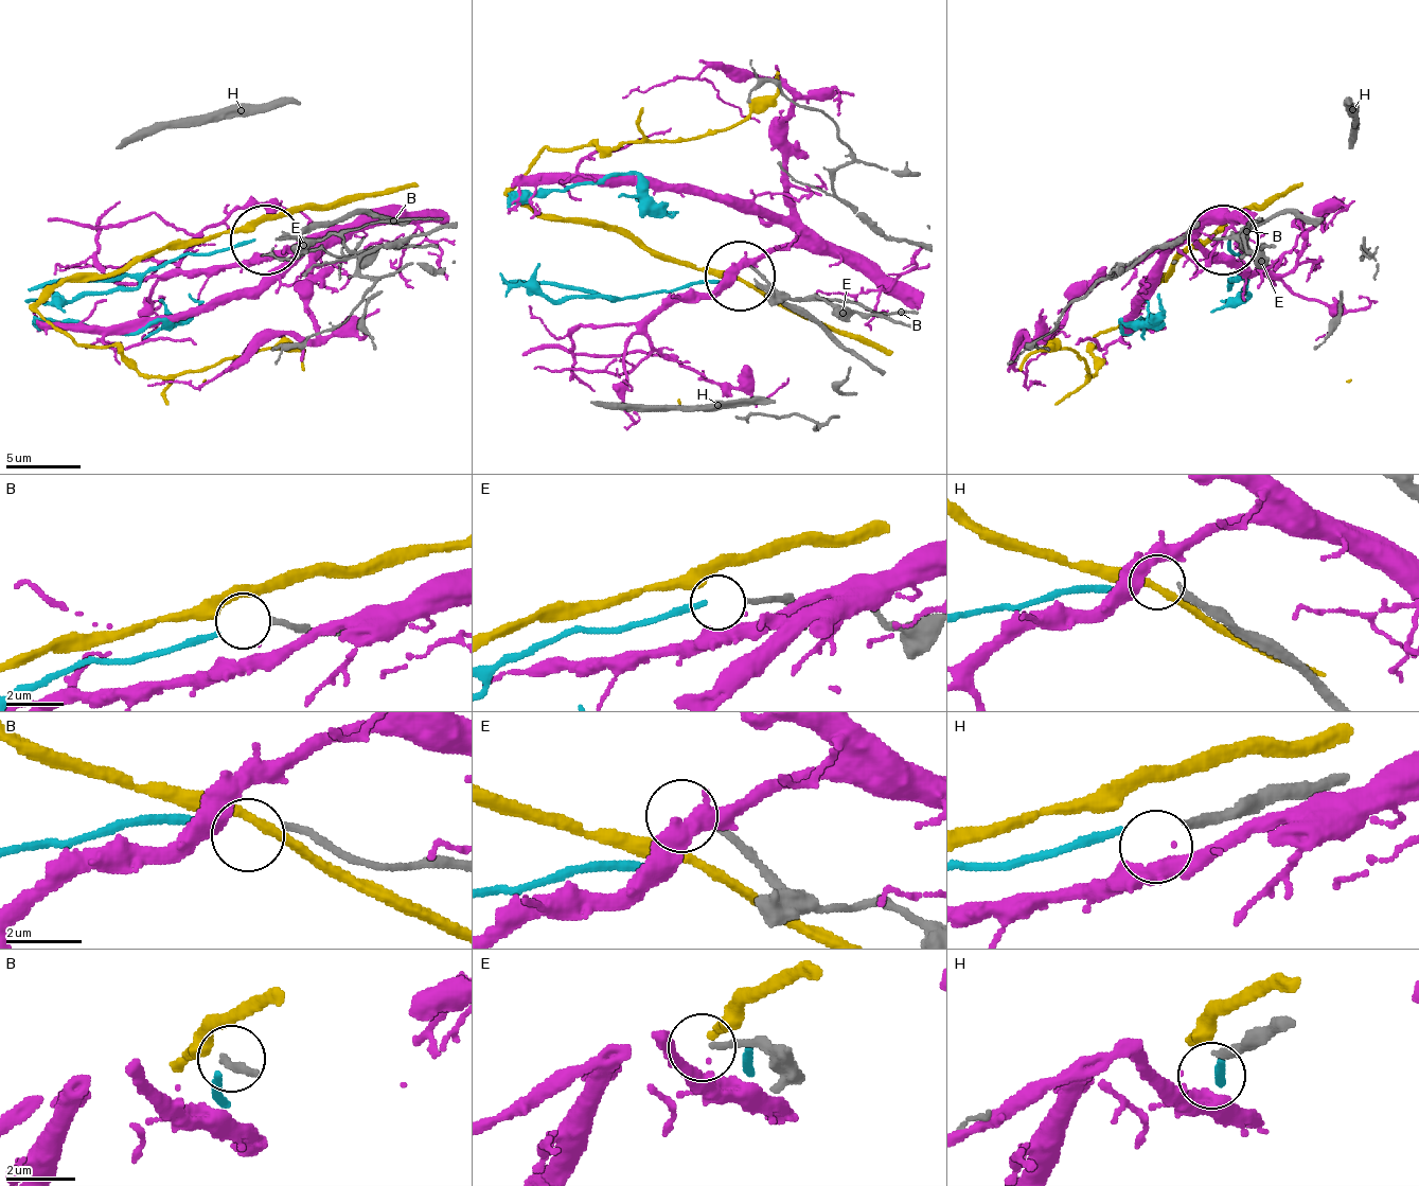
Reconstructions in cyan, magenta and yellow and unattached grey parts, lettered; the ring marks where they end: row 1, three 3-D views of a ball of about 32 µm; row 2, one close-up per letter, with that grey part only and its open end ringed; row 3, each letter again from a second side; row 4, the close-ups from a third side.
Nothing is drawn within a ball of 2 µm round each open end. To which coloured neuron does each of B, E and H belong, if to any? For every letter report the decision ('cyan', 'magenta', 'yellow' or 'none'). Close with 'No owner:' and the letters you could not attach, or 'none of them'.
B: cyan
E: yellow
H: none
No owner: H

